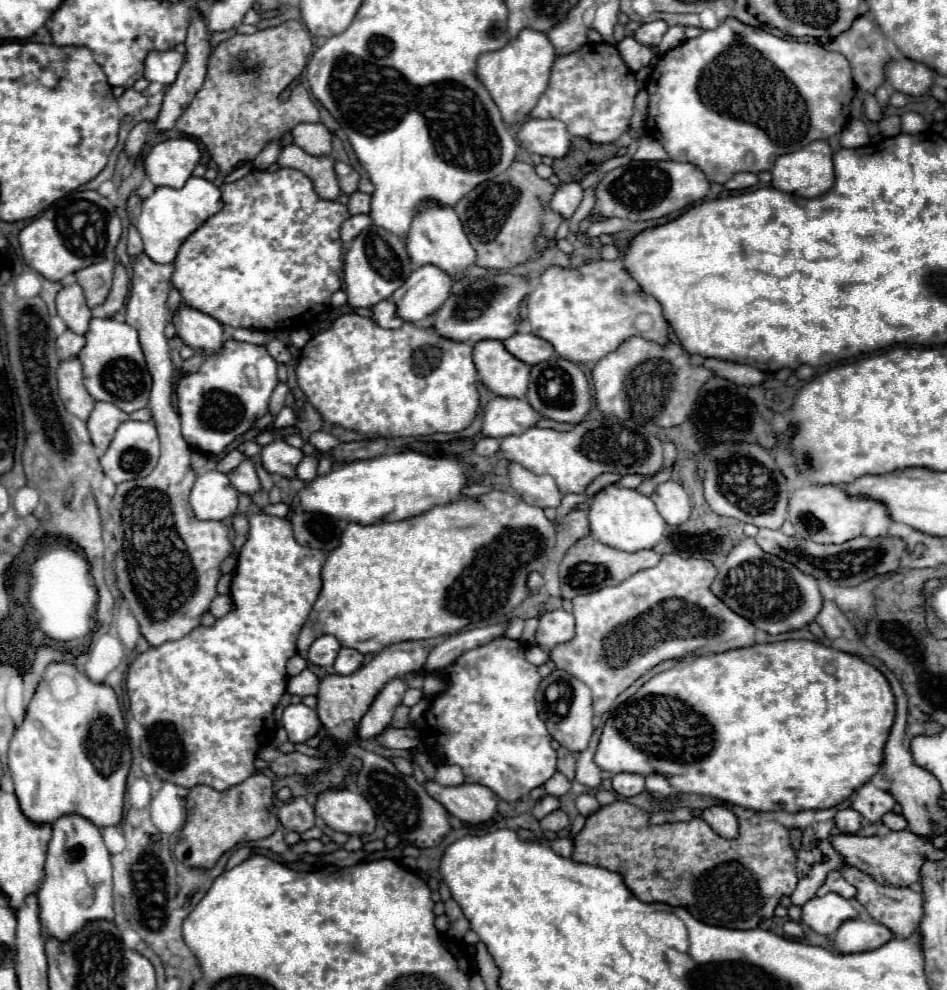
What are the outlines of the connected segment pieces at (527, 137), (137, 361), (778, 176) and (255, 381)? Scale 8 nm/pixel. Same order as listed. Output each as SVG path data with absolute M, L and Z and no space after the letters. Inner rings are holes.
M528 118L520 130L518 130L518 140L520 146L538 156L550 156L550 158L562 158L566 156L570 148L570 132L566 130L564 122L546 118Z
M92 318L84 338L86 346L78 352L78 360L82 356L80 362L84 366L84 384L90 396L94 400L112 402L128 414L144 408L150 394L150 374L144 362L136 328L114 318Z
M814 140L812 144L778 156L774 170L772 170L772 186L788 192L788 194L796 194L796 196L804 196L804 198L814 198L820 196L824 192L828 192L834 184L834 166L832 166L832 148L828 146L826 140Z
M226 340L216 354L202 362L198 372L182 376L178 382L176 396L182 438L190 448L218 456L236 436L250 430L268 412L268 400L276 384L276 360L264 346Z

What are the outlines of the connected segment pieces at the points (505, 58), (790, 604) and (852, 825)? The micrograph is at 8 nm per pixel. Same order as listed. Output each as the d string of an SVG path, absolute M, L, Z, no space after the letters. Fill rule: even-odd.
M524 28L514 40L510 40L504 48L486 52L478 58L478 78L488 88L490 96L498 104L502 118L508 126L524 122L524 118L530 114L538 98L548 86L550 80L550 68L556 60L556 52L552 42L544 32Z
M748 538L732 548L724 564L718 568L718 576L714 578L710 590L730 610L744 616L756 628L768 634L782 634L804 628L822 608L818 582L812 576L798 572L798 568L792 564L786 564L776 556L766 556L766 552L754 544L754 538Z
M844 808L844 810L836 812L834 822L836 822L836 826L838 826L840 832L844 832L844 834L856 834L860 830L862 816L854 808Z

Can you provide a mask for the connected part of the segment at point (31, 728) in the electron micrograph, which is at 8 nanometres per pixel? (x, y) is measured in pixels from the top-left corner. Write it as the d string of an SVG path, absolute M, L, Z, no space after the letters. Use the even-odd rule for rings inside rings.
M50 664L8 752L8 770L24 816L38 826L54 824L62 816L82 816L98 828L118 826L130 762L126 726L114 690L94 684L72 664Z

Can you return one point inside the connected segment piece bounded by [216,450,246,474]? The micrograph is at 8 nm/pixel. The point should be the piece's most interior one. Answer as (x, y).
(232, 459)

